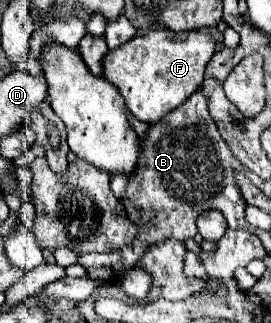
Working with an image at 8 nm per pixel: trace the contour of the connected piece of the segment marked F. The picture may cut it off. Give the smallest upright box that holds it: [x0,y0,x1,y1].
[103,28,215,124]

